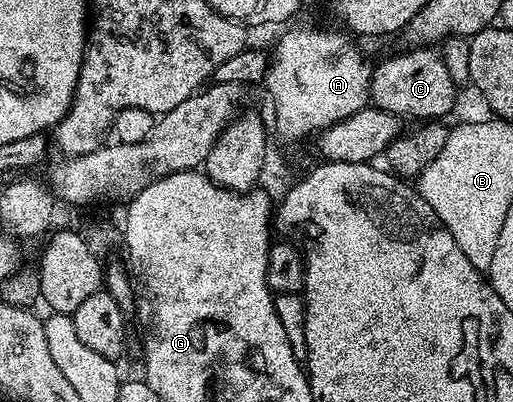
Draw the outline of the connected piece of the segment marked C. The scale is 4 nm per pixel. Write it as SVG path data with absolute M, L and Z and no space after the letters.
M409 47L404 51L376 62L369 89L372 104L402 119L445 119L457 101L459 89L447 72L440 52L433 47Z

